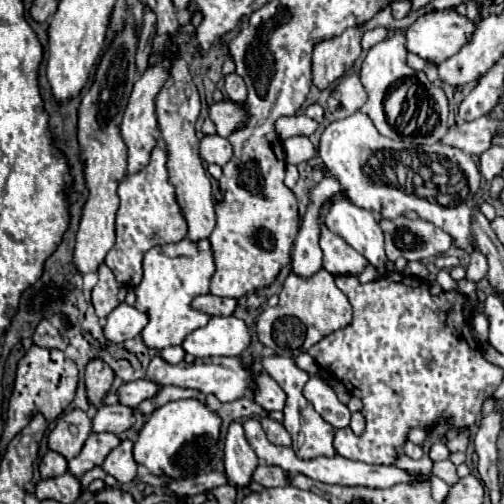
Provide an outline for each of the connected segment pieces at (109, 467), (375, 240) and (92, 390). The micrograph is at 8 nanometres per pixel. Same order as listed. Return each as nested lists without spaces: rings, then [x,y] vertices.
[[[123,439],[103,461],[101,469],[113,475],[119,483],[129,483],[137,475],[137,463],[133,459],[133,443]]]
[[[347,199],[331,205],[325,219],[327,227],[341,235],[355,251],[359,251],[373,267],[387,265],[383,231],[371,211],[355,207]]]
[[[91,359],[85,369],[85,385],[87,385],[87,399],[97,407],[103,403],[103,397],[111,389],[113,383],[113,369],[103,359]]]

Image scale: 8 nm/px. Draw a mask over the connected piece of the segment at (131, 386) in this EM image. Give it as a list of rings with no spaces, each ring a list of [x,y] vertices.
[[[139,379],[139,381],[131,381],[131,383],[123,383],[115,395],[119,399],[119,403],[127,405],[127,407],[135,407],[141,401],[153,397],[159,391],[159,385],[147,381],[147,379]]]

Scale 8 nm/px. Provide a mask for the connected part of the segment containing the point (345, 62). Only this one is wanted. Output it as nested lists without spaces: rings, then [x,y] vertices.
[[[385,7],[375,15],[375,19],[367,21],[361,27],[351,27],[343,35],[323,41],[313,51],[313,85],[319,91],[331,89],[339,79],[343,79],[355,61],[361,55],[361,37],[363,31],[373,27],[393,27],[395,19],[391,17],[391,9]]]

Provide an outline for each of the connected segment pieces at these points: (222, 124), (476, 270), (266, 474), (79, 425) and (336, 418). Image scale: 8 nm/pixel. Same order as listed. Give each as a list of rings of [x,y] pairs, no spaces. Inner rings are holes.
[[[231,101],[215,103],[209,109],[209,117],[213,119],[213,123],[217,127],[217,133],[221,137],[229,137],[239,127],[243,127],[243,123],[247,123],[247,119],[249,119],[247,109],[245,107],[239,107],[237,103],[231,103]]]
[[[475,243],[469,249],[469,265],[467,265],[467,279],[469,281],[479,281],[487,275],[487,257],[483,255],[483,251],[479,251],[479,247],[475,247]]]
[[[263,463],[253,473],[253,481],[261,483],[263,487],[285,487],[289,483],[287,473],[283,469],[273,465],[263,465]]]
[[[73,409],[73,411],[65,413],[55,423],[55,427],[49,431],[47,445],[49,445],[51,451],[57,451],[65,459],[71,459],[81,451],[89,433],[91,433],[89,415],[81,409]]]
[[[311,377],[309,383],[303,389],[303,395],[313,403],[315,411],[327,421],[331,423],[335,429],[343,429],[349,427],[349,409],[337,399],[335,391],[329,387],[329,383],[325,383],[319,377]]]

